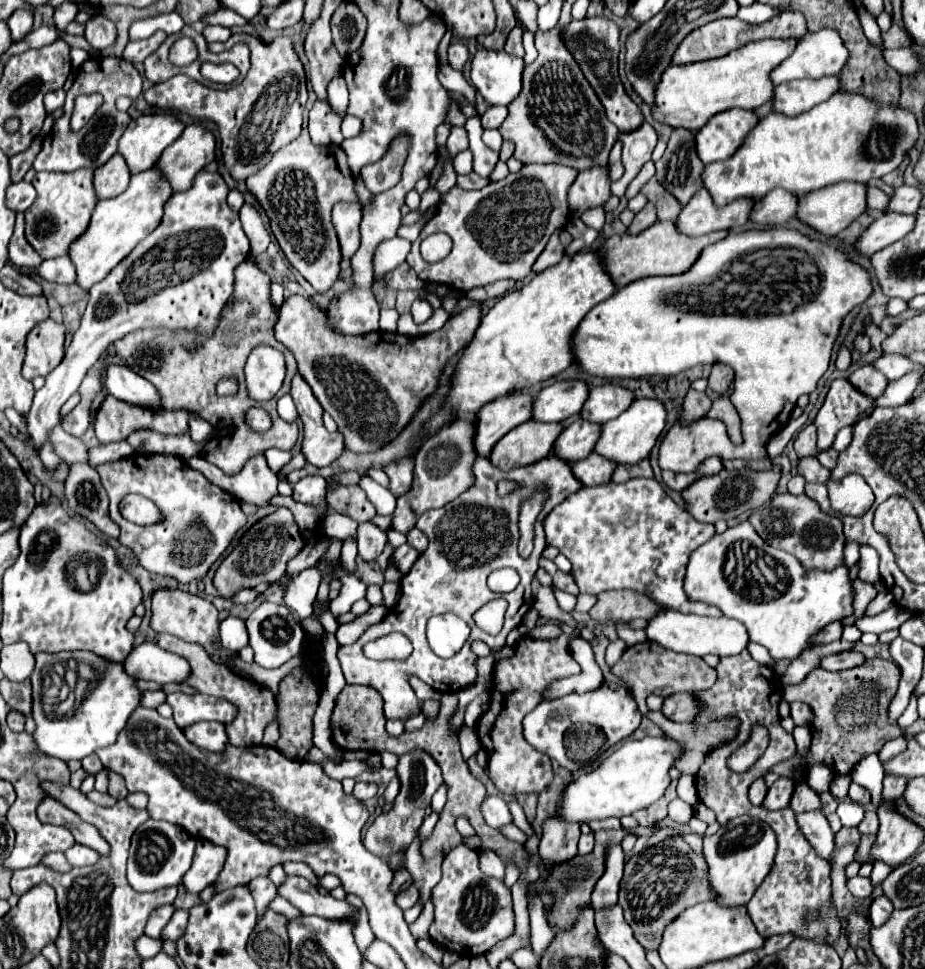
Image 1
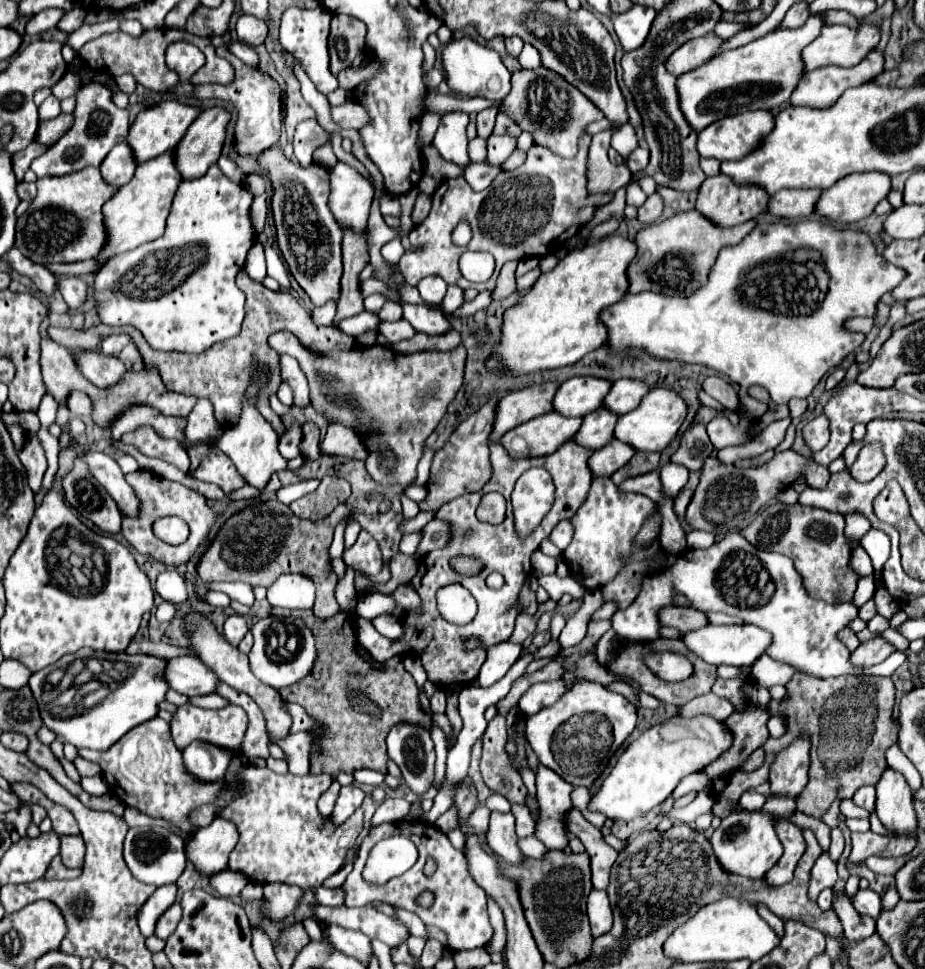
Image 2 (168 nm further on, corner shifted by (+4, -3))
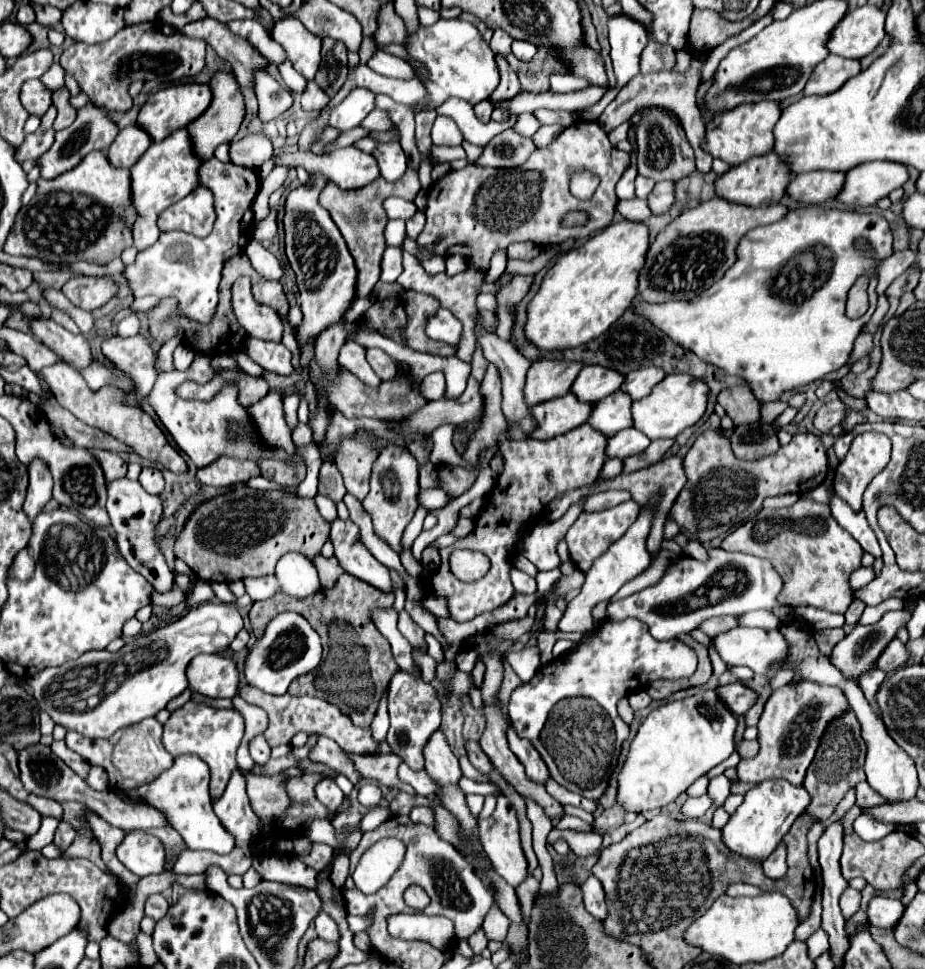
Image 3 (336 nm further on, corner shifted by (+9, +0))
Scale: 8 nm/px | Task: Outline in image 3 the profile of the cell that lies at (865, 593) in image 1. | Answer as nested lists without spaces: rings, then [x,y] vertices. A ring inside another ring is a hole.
[[[859,566],[853,574],[851,574],[851,590],[857,590],[857,588],[863,588],[867,586],[871,580],[875,578],[875,572],[873,568],[867,568],[867,566]]]

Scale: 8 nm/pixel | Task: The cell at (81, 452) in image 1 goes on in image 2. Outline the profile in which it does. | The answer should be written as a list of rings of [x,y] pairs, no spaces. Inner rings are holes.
[[[86,449],[82,459],[88,465],[90,473],[100,481],[100,485],[114,497],[120,511],[128,513],[128,515],[136,515],[140,501],[134,495],[132,487],[124,481],[124,473],[120,471],[118,463],[112,457],[108,457],[106,453],[92,451],[92,449]]]

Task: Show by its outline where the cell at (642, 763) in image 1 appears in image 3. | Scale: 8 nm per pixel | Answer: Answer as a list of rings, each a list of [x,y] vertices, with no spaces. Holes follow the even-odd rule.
[[[703,688],[699,694],[651,710],[639,726],[627,762],[619,774],[619,804],[625,812],[642,813],[675,802],[697,778],[731,756],[735,750],[735,730],[737,718],[717,696],[715,688]]]

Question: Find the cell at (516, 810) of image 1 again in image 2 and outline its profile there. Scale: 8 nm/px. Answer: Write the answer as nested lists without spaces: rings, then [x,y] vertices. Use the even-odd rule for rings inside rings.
[[[494,793],[492,797],[488,797],[486,807],[488,807],[488,809],[502,811],[502,813],[508,813],[508,811],[510,811],[510,803],[508,803],[508,799],[506,799],[506,797],[502,797],[502,795],[498,795],[498,793]]]

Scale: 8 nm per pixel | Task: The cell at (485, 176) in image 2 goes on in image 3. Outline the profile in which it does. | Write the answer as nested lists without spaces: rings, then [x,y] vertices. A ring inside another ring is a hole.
[[[513,128],[497,134],[485,148],[477,164],[493,166],[493,168],[513,168],[521,166],[533,152],[535,142],[529,136],[521,136]]]

